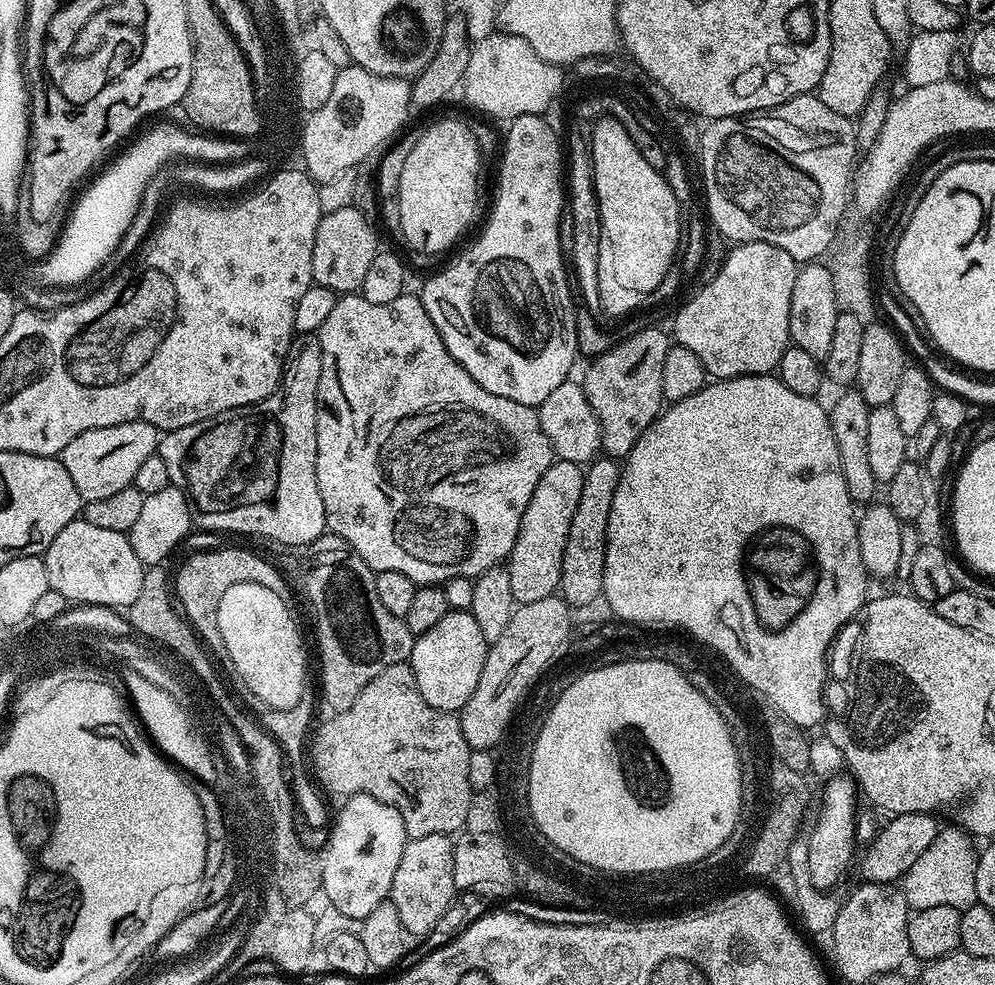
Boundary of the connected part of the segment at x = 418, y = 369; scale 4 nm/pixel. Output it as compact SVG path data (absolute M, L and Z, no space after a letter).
M405 294L386 302L386 306L377 306L375 302L366 302L356 298L353 304L337 302L330 310L326 322L322 322L319 333L322 346L322 378L318 378L319 405L316 410L316 477L318 494L322 494L324 523L333 536L340 536L370 566L375 573L382 570L398 570L406 574L416 585L439 584L443 586L450 578L459 576L477 577L486 570L503 565L512 552L522 526L522 514L534 498L534 486L550 470L554 453L550 438L540 425L540 413L533 405L522 402L510 402L498 394L490 394L446 350L442 334L430 322L426 306L419 295Z

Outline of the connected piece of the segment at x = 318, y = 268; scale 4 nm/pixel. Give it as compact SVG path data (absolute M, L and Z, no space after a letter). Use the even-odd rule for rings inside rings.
M353 206L321 215L312 255L312 283L315 287L343 294L355 293L362 286L362 278L366 278L366 269L370 267L370 262L374 262L378 245L371 222L358 208Z

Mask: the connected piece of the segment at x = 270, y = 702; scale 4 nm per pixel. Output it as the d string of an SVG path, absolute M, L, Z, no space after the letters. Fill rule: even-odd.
M242 582L238 586L230 586L226 594L222 594L222 602L218 602L218 627L222 632L222 640L229 651L231 666L236 667L240 680L253 692L256 700L266 702L266 706L286 710L293 708L306 691L304 675L308 672L308 660L304 657L304 640L300 637L300 628L288 609L285 597L272 588L254 582Z

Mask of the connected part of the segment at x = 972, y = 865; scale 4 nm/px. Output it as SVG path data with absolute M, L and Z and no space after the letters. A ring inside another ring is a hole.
M943 827L925 853L900 880L900 889L911 911L930 909L935 906L954 906L964 911L978 902L976 861L978 854L973 850L973 841L959 827Z

